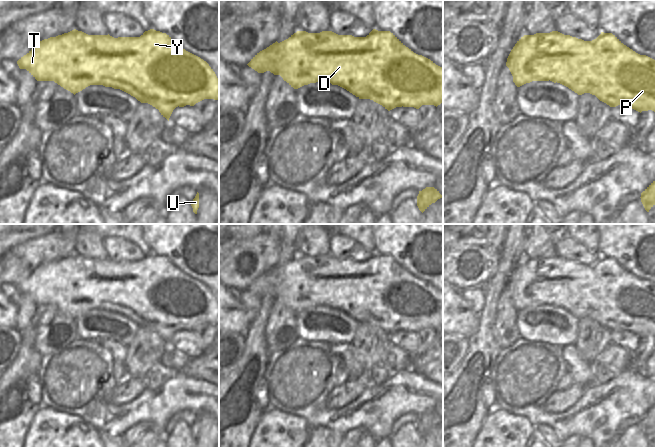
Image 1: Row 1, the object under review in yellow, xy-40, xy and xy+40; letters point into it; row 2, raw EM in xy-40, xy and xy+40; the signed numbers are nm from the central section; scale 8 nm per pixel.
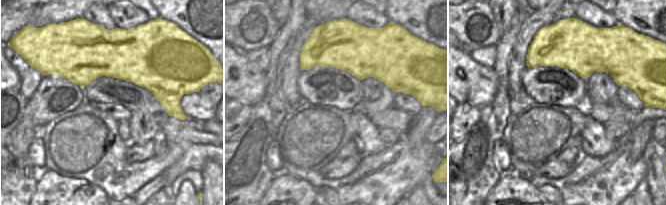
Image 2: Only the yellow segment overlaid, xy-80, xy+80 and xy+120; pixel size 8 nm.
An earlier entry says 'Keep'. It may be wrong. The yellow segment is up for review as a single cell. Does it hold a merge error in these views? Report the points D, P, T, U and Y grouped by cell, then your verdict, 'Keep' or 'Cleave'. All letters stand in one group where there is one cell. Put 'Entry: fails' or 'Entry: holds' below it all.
Groups: D / P T U Y. Cleave.
Entry: fails

